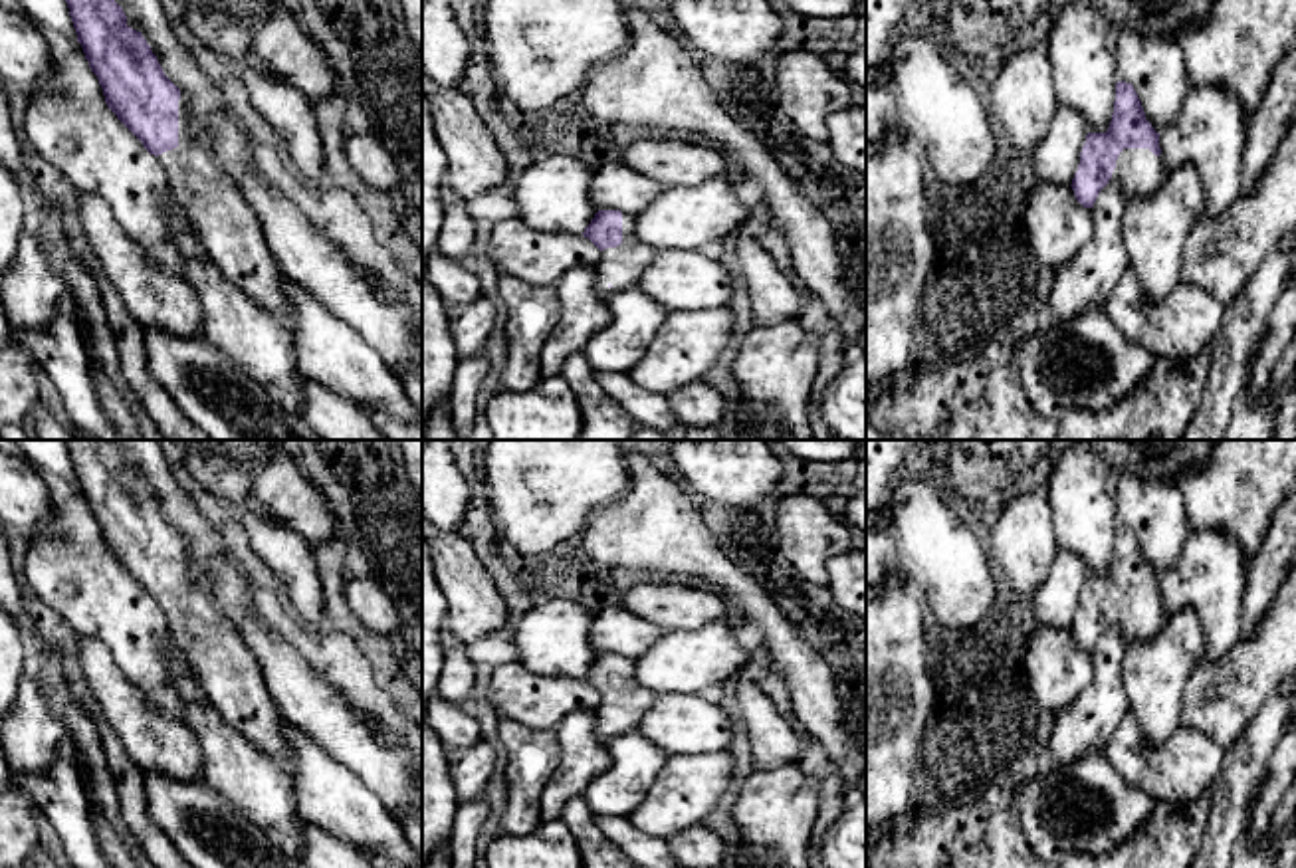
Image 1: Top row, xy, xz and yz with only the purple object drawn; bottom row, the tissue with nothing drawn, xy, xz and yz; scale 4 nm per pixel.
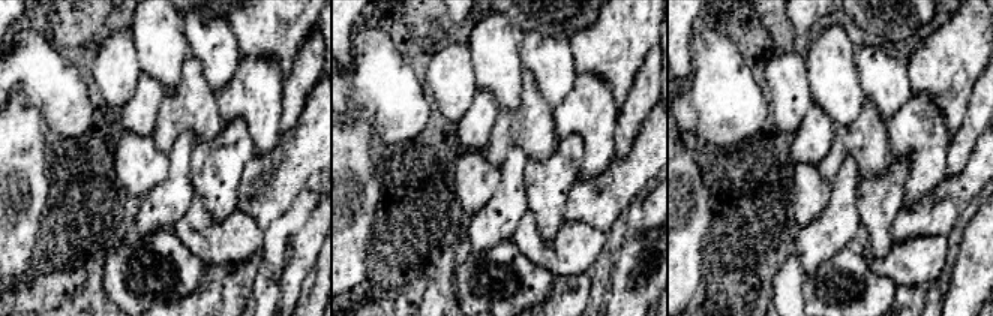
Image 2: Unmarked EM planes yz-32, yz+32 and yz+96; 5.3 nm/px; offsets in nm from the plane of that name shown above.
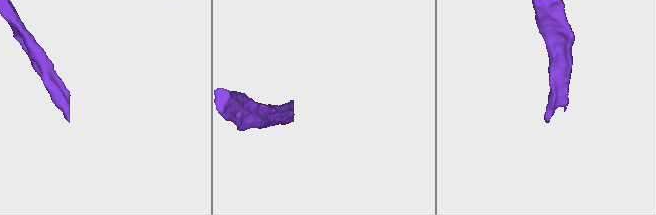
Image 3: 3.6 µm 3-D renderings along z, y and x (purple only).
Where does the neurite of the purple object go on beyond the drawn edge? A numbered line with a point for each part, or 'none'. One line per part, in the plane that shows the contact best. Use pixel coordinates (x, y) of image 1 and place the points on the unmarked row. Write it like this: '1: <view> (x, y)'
1: xy (230, 676)

